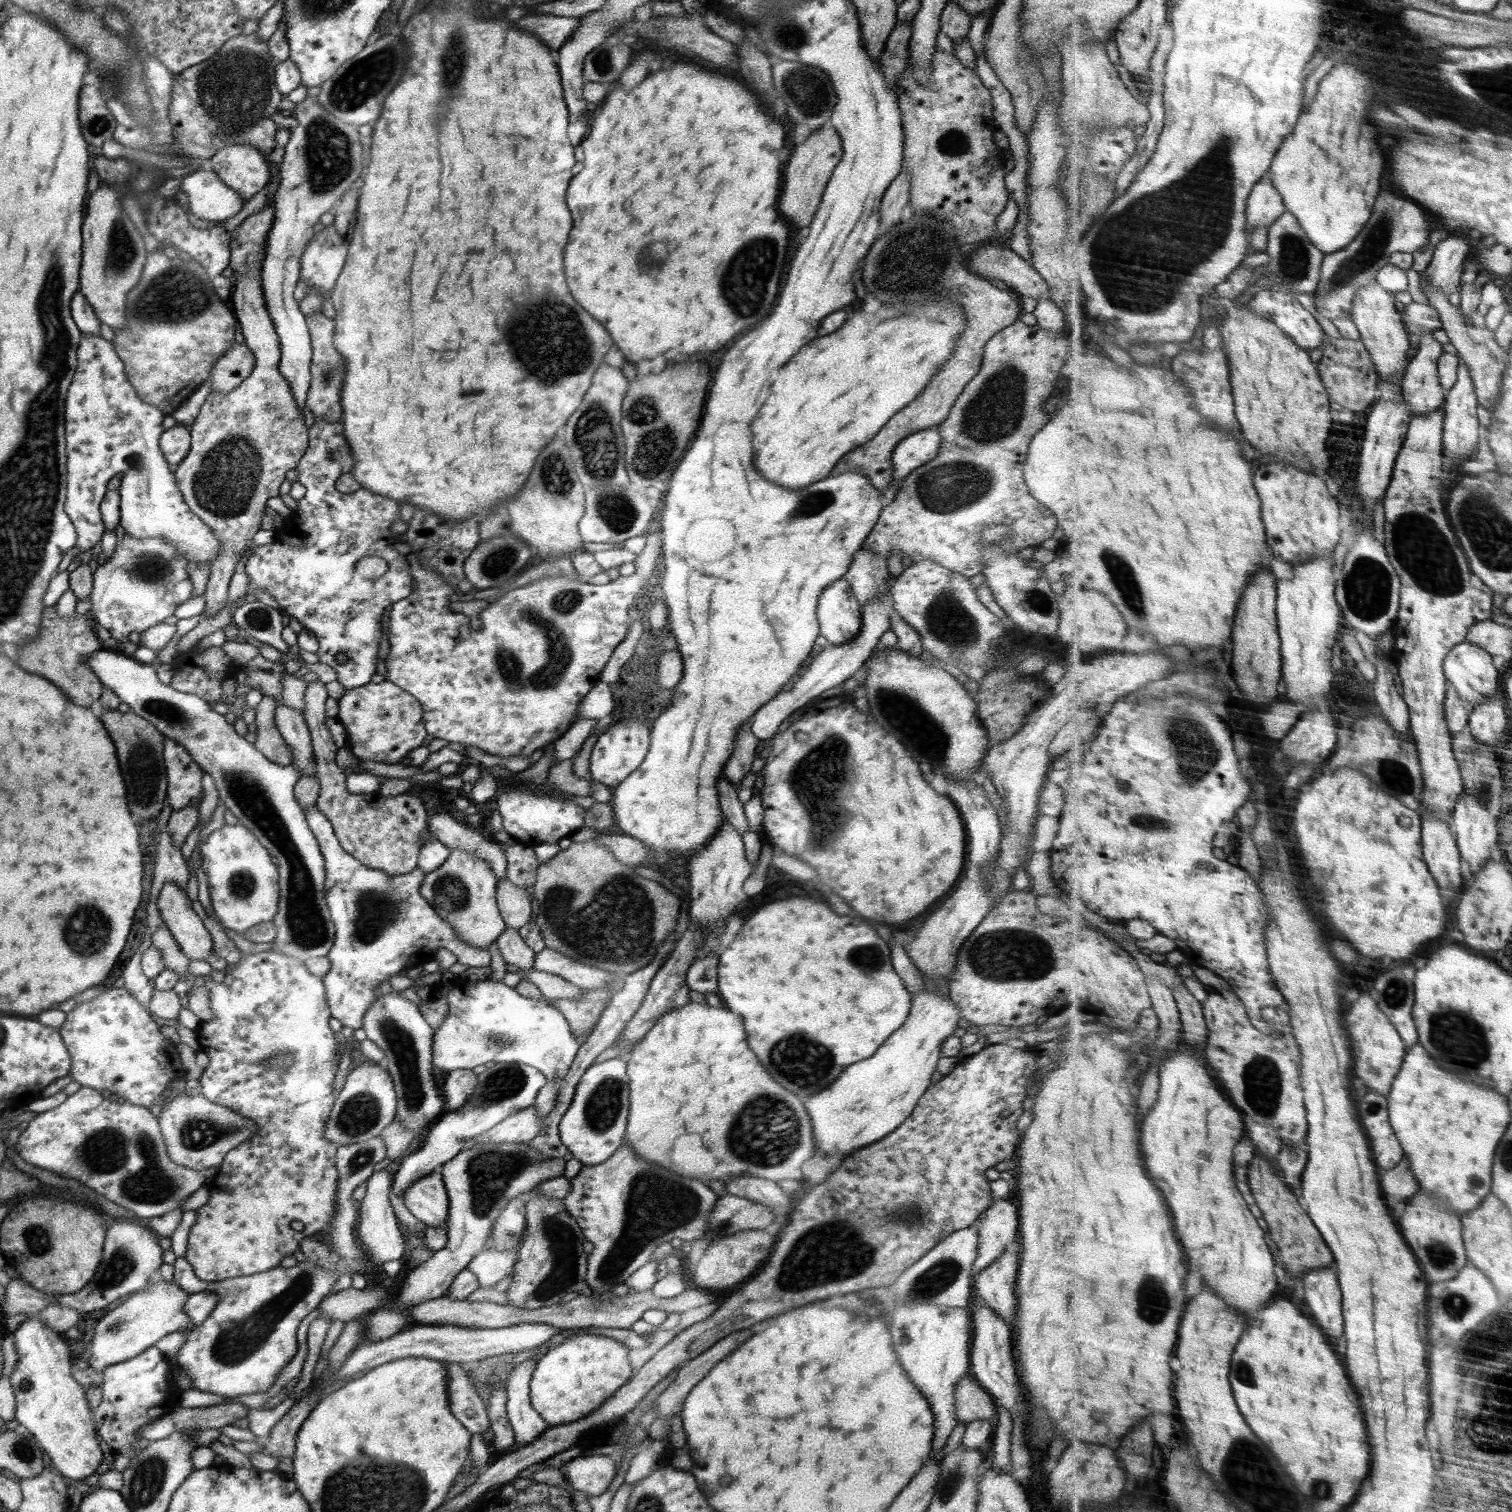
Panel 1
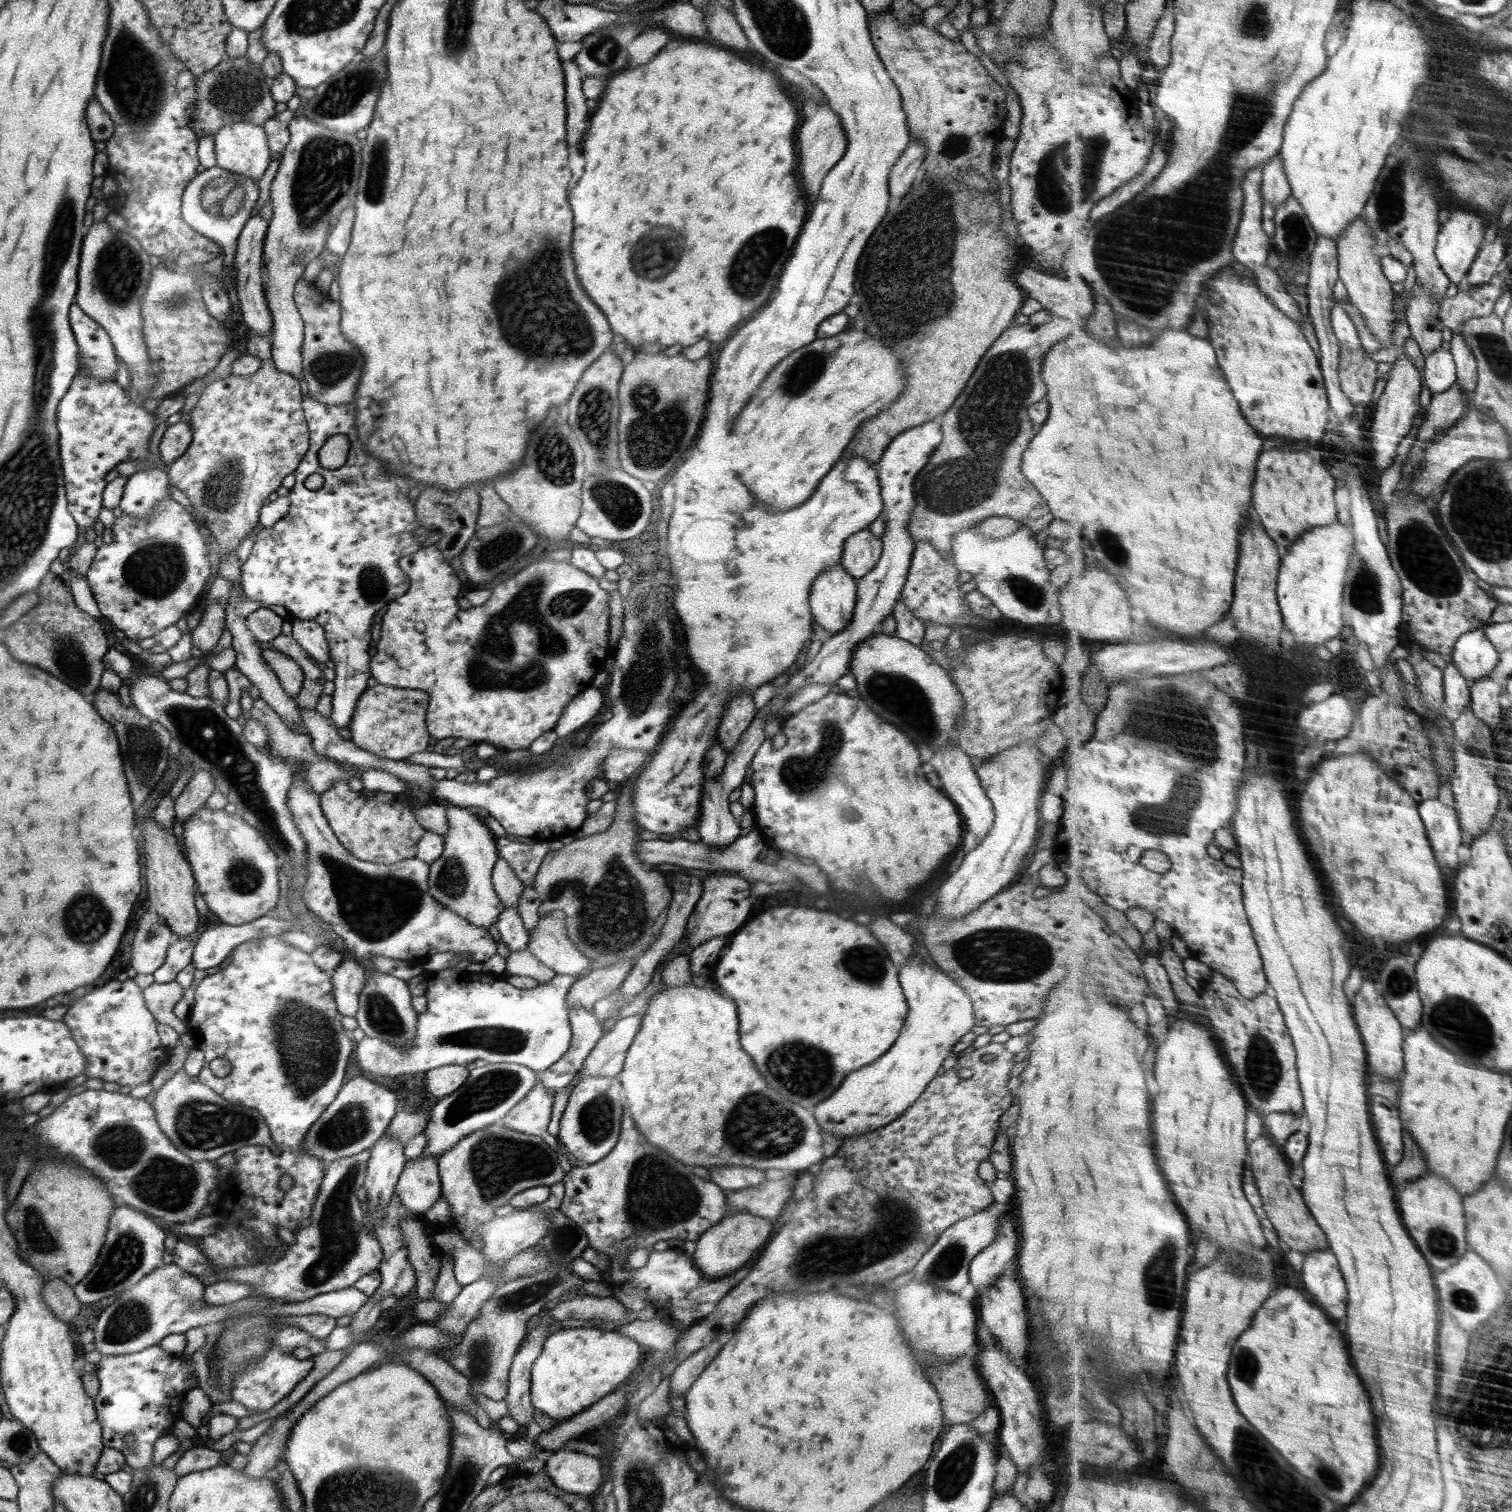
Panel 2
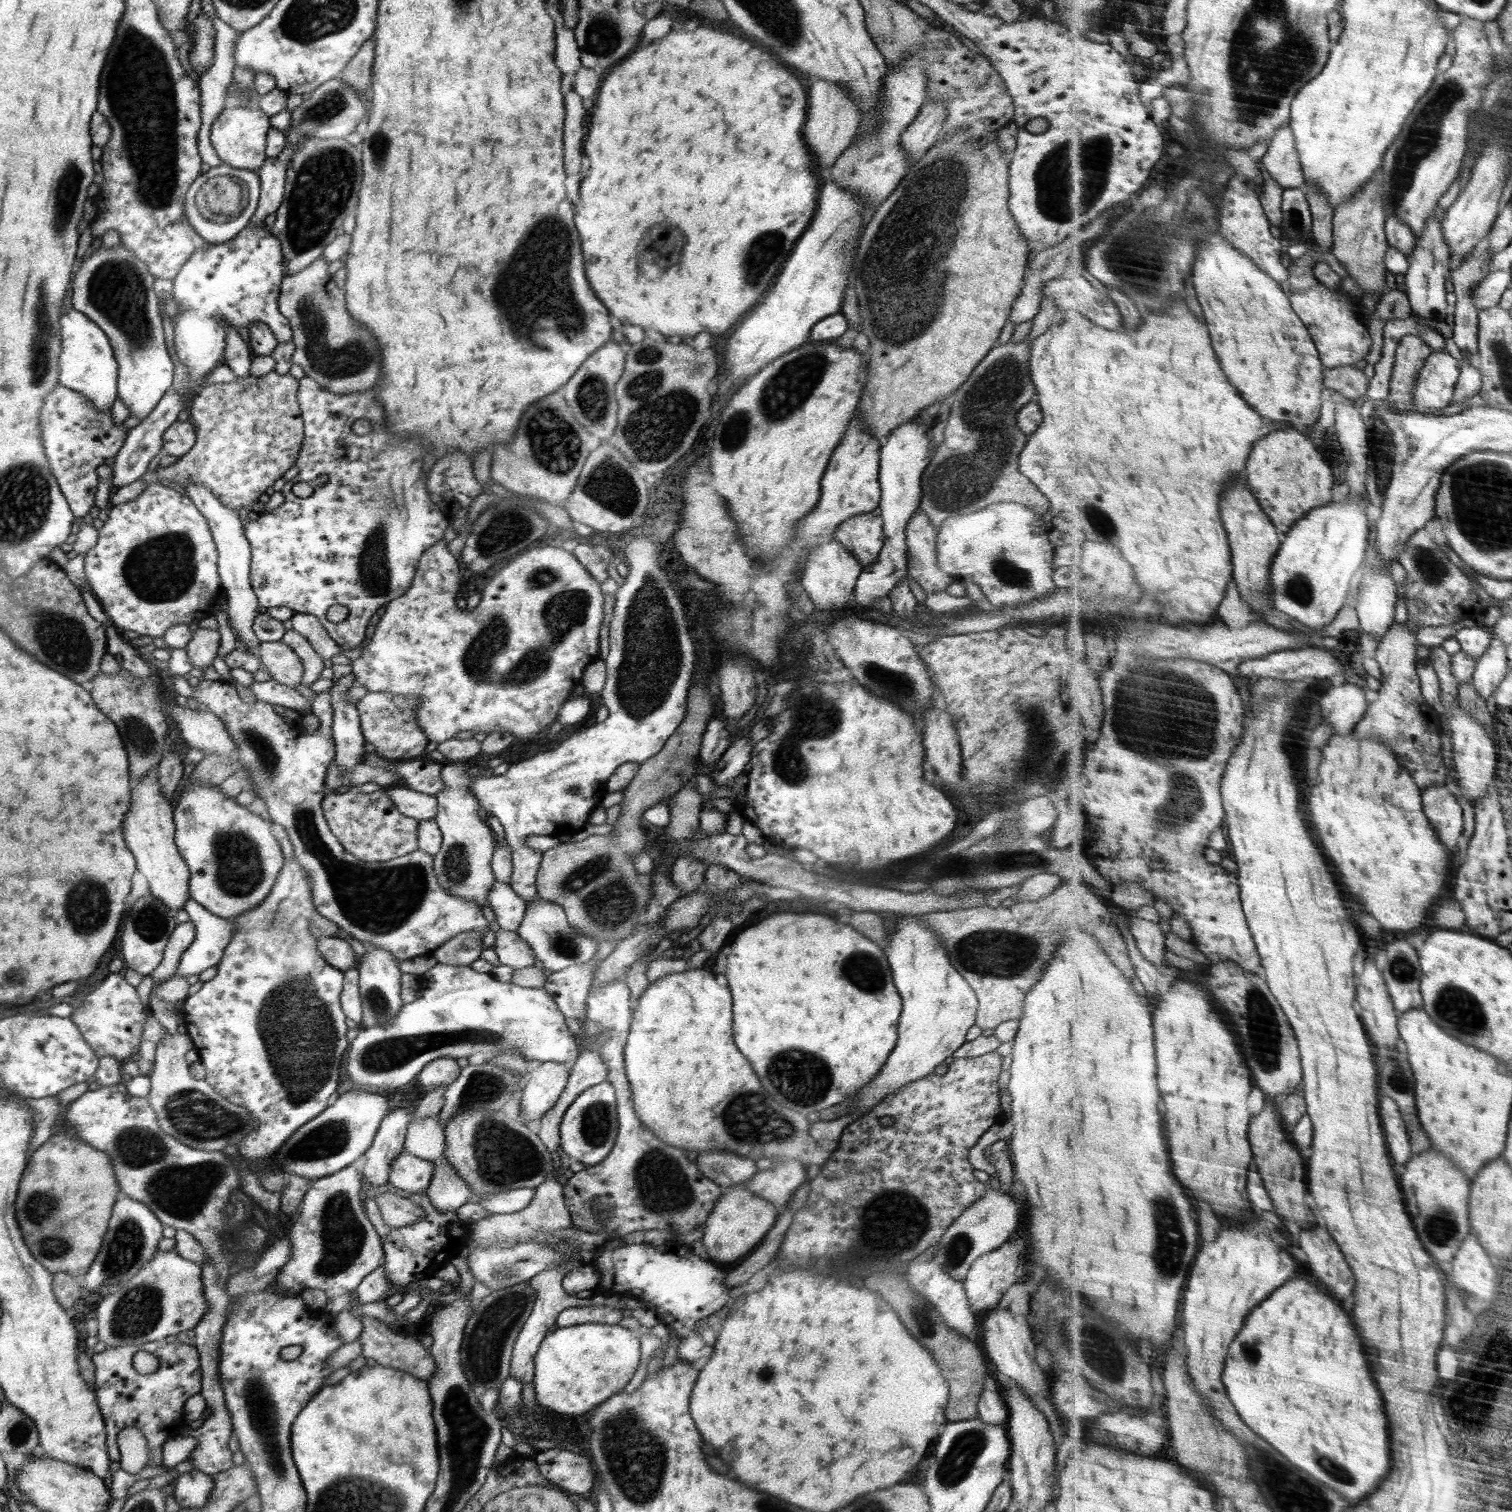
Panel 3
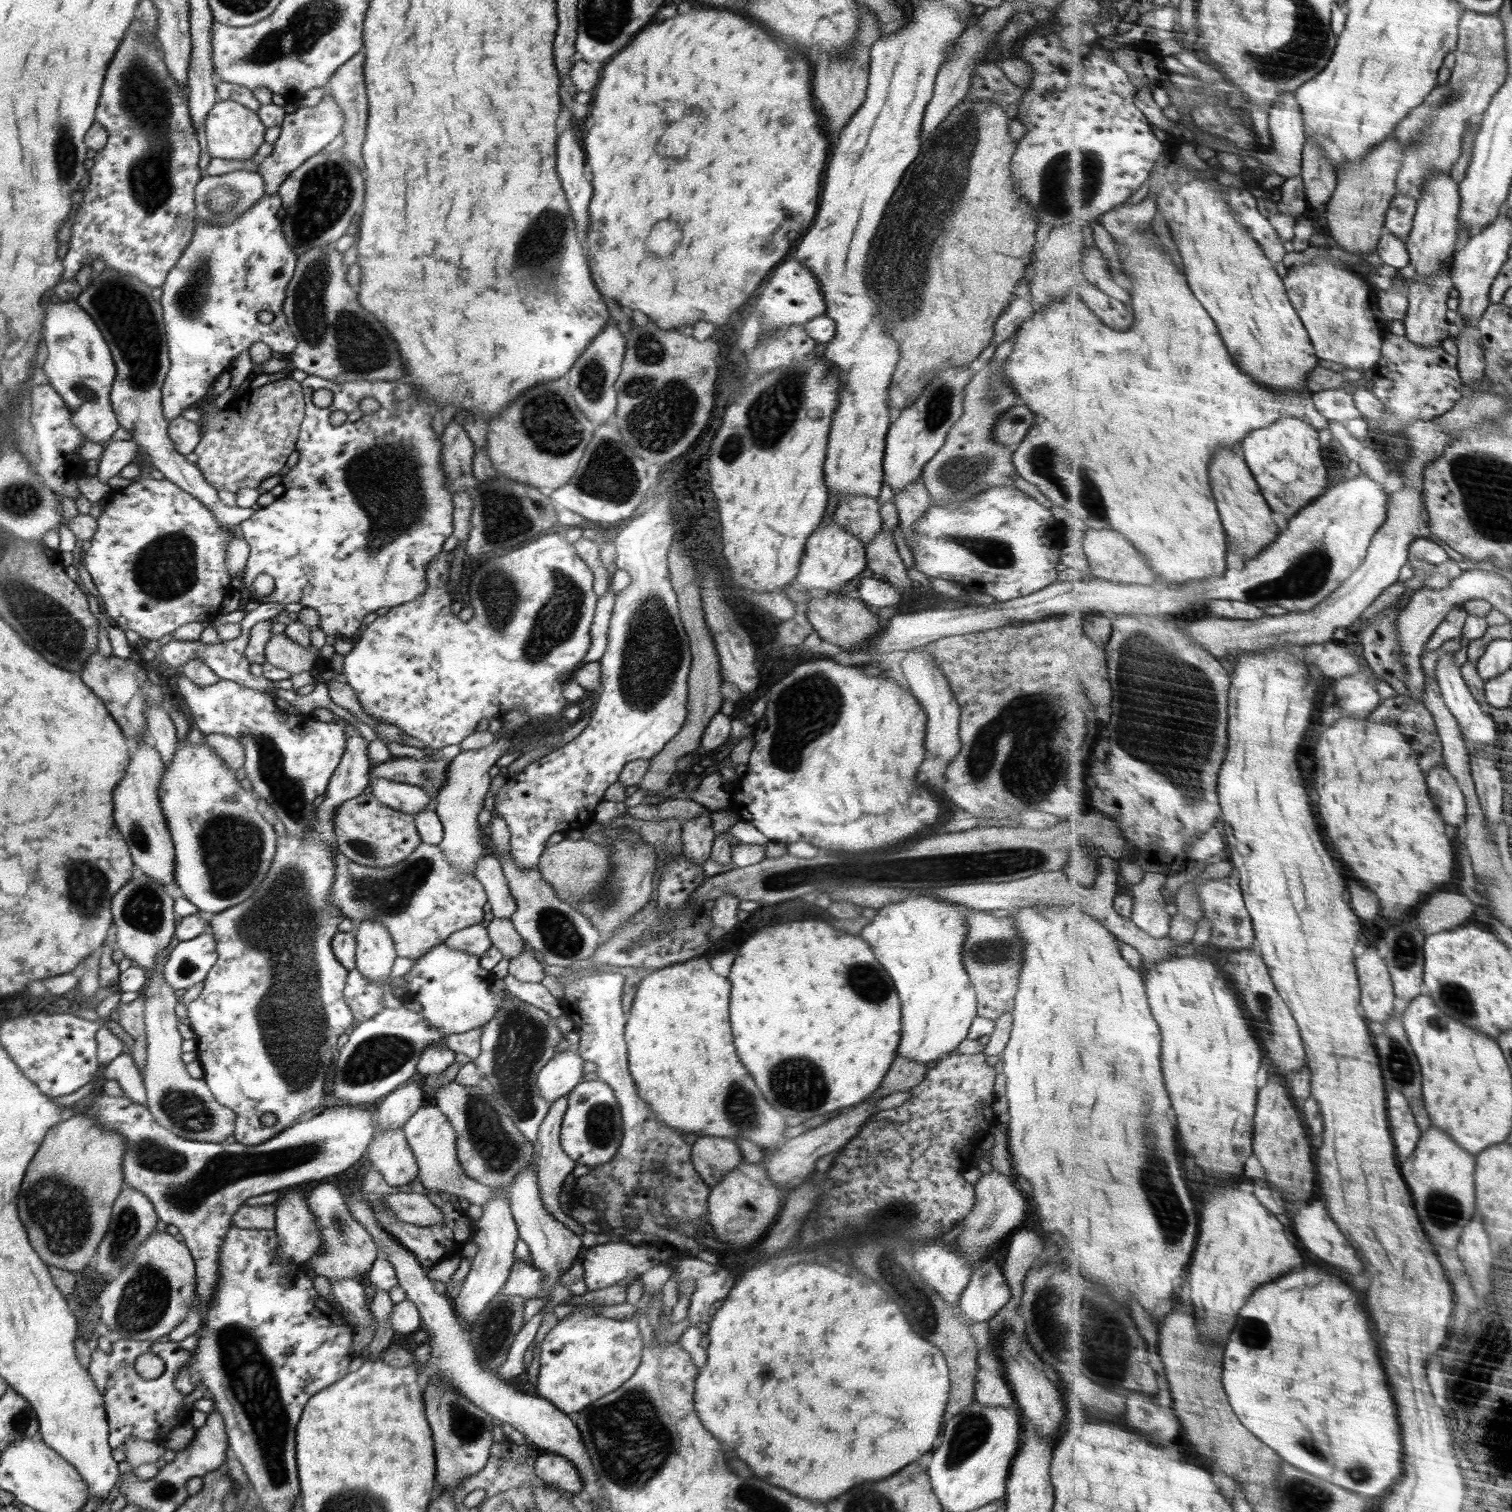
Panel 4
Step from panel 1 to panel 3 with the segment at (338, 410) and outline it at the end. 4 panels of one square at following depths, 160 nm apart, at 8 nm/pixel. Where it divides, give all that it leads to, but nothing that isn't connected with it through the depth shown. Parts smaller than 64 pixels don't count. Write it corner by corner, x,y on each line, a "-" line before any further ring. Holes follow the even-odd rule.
321,256
300,272
286,275
281,282
278,299
279,311
289,320
292,327
295,351
292,362
302,367
306,377
312,378
322,389
346,395
350,392
362,392
372,389
380,376
380,348
376,338
366,327
350,316
346,308
345,291
339,289
334,281
334,274
328,271
329,263

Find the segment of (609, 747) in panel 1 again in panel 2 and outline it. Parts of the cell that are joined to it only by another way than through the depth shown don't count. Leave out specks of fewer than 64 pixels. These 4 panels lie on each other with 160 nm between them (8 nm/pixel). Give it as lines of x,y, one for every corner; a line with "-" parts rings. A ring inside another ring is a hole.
617,748
611,750
603,762
603,779
607,782
622,782
634,776
642,764
648,761
645,752

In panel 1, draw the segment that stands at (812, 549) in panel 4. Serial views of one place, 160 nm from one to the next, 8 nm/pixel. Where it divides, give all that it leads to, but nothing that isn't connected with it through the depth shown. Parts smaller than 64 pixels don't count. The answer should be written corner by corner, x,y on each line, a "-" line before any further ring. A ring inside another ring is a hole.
844,578
835,580
818,597
819,633
828,645
842,645
859,635
862,609
852,594
851,584

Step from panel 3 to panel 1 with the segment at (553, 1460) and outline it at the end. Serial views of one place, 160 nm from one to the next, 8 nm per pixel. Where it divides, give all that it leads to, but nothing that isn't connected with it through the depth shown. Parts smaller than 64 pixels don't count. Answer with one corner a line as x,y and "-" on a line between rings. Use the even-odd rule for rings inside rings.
583,1454
565,1464
562,1471
572,1490
581,1490
592,1497
606,1492
618,1467
608,1455

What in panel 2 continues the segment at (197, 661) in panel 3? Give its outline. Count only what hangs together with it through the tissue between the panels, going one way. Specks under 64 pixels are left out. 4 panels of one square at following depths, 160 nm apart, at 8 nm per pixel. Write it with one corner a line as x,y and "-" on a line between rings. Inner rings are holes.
213,601
202,612
198,626
190,631
192,646
202,651
203,656
208,656
213,652
218,639
222,636
225,628
225,607
226,604

